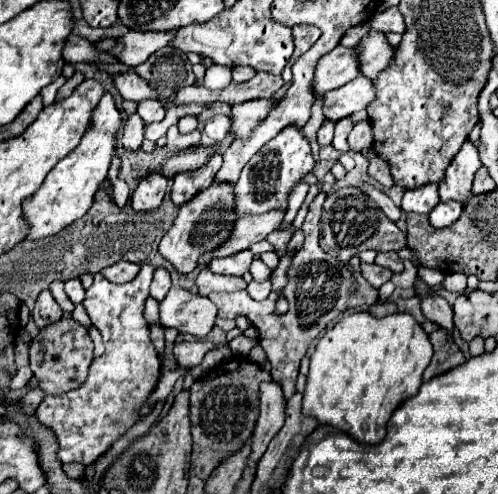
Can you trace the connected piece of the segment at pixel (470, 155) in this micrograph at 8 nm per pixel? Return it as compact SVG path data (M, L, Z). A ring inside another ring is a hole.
M466 142L462 150L456 154L456 160L448 166L444 184L438 186L440 200L442 202L456 200L456 202L466 204L466 200L470 198L472 178L480 166L482 162L478 158L478 148L472 142Z

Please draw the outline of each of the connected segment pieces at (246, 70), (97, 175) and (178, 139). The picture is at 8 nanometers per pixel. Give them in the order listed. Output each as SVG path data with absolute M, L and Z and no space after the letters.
M249 66L236 67L232 70L232 82L248 82L256 72Z
M110 92L104 94L100 104L96 106L96 112L92 114L92 128L84 134L84 140L78 148L72 150L66 158L62 158L46 176L42 186L26 198L24 204L24 220L28 224L26 240L40 240L58 234L66 226L74 224L84 216L84 212L90 210L94 202L94 194L98 192L102 180L108 176L110 160L116 150L116 132L122 126L120 112L114 106L114 100Z
M172 126L166 136L168 136L168 144L166 144L168 152L180 152L180 148L192 148L192 144L200 142L200 132L198 130L190 132L190 134L180 134L176 126Z

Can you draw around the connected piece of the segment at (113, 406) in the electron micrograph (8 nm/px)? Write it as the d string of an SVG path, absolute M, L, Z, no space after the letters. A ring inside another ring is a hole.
M142 266L136 280L128 284L112 284L102 274L94 274L94 284L86 290L82 306L86 308L94 328L100 330L106 350L100 358L94 358L90 374L78 390L64 396L46 396L38 408L38 422L50 428L58 440L56 458L62 464L94 464L98 456L102 456L132 424L140 420L138 408L146 404L158 384L162 366L144 318L152 274L152 266Z

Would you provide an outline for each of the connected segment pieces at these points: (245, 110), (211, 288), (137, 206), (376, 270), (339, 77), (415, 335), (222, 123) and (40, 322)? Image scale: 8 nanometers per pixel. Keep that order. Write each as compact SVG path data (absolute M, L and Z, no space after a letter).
M268 98L268 100L250 100L248 104L236 104L230 110L230 134L234 140L248 140L252 136L252 130L264 120L264 116L270 114L270 110L280 102L280 98Z
M204 268L198 278L196 278L198 294L208 296L210 292L236 292L244 290L246 282L240 276L224 276L224 274L214 274L208 268Z
M148 176L148 180L138 178L138 188L132 196L132 208L136 212L150 212L162 204L166 194L166 180L162 176Z
M360 264L360 270L362 270L362 276L374 286L374 288L380 288L384 282L388 282L390 280L390 276L392 276L392 270L388 270L388 268L382 268L382 266L378 266L378 264Z
M336 46L332 52L320 58L312 80L312 92L314 96L322 96L328 90L340 88L340 84L354 80L358 74L356 52L352 52L352 48Z
M354 312L350 316L344 316L320 338L310 358L308 390L304 390L302 414L314 416L320 426L332 426L340 432L346 432L360 444L380 444L386 436L386 422L394 410L410 396L416 396L430 358L432 344L428 340L428 334L410 314L398 312L386 318L374 318L368 312Z
M216 114L212 118L208 118L204 122L204 134L214 140L214 142L220 142L224 140L224 136L228 134L228 116L222 116L222 114Z
M44 290L38 296L34 312L32 312L32 318L34 318L38 328L44 328L44 326L48 326L48 324L52 324L52 322L62 318L62 308L56 304L56 300L52 298L52 294L48 290Z

